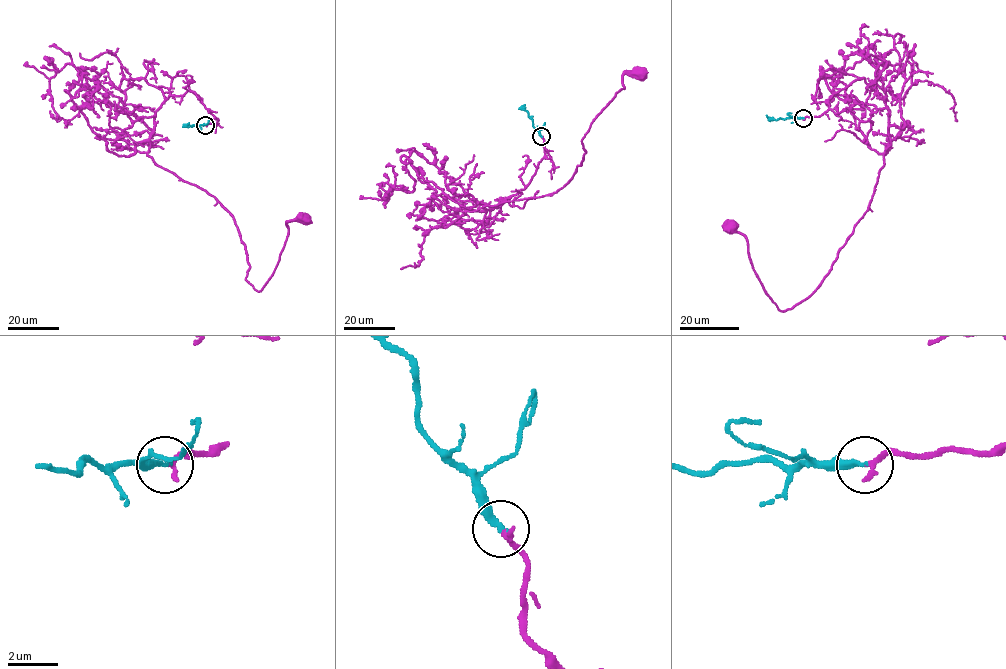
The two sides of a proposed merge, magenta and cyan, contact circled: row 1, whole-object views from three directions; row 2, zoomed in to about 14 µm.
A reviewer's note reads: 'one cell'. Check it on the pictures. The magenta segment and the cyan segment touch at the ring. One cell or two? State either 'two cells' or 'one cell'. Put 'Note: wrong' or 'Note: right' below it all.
one cell
Note: right

